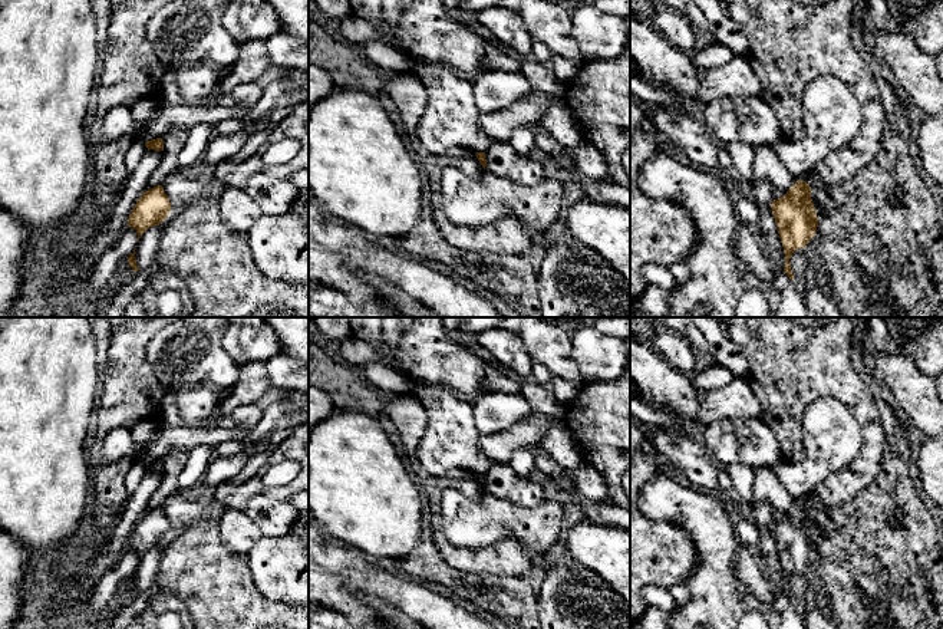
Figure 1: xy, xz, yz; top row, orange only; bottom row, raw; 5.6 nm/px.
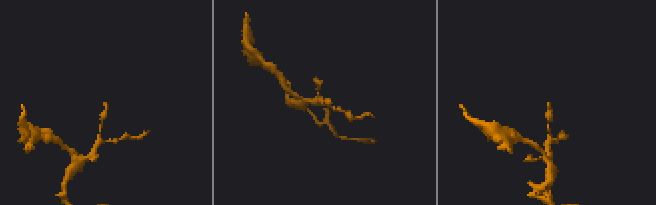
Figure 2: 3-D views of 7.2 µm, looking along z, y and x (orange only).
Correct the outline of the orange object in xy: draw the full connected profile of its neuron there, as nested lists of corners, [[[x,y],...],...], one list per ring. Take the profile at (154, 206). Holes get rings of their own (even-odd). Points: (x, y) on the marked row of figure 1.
[[[156,185],[142,194],[128,218],[128,225],[141,236],[152,225],[161,224],[171,211],[171,202],[162,185]]]

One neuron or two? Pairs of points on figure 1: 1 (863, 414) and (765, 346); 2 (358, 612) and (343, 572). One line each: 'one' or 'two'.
1: one
2: one

